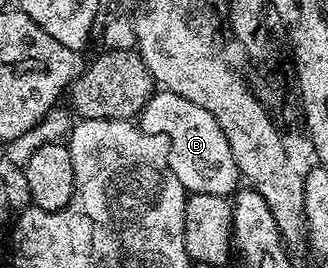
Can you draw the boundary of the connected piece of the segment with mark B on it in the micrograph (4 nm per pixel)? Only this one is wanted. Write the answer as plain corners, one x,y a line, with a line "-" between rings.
158,90
142,107
140,127
147,136
163,136
170,143
166,160
164,156
165,167
185,186
187,193
229,197
239,187
240,173
224,130
220,130
216,118
212,118
204,106
196,106
196,102
180,98
180,94

